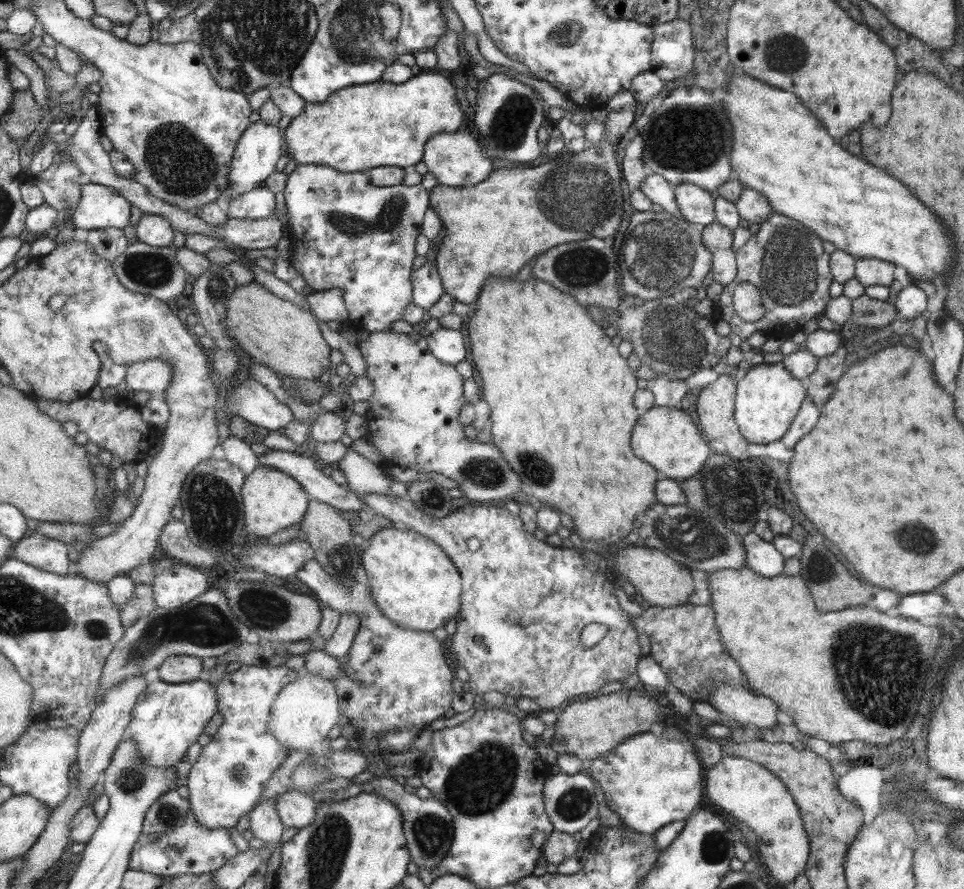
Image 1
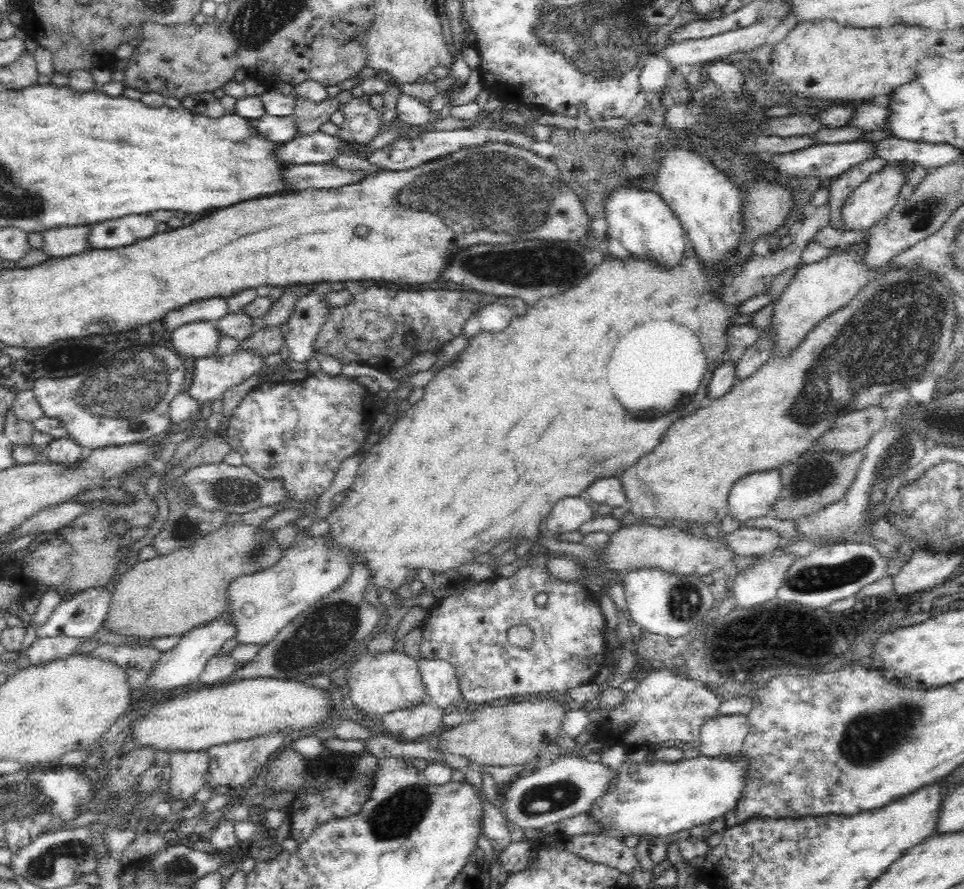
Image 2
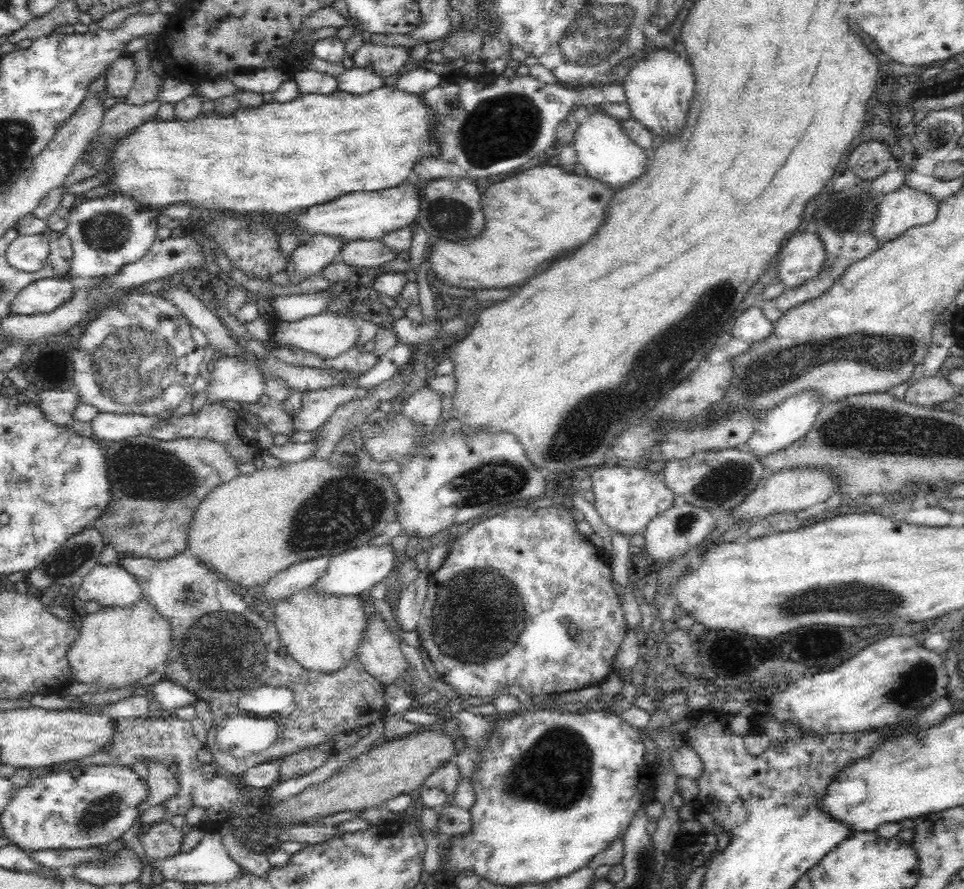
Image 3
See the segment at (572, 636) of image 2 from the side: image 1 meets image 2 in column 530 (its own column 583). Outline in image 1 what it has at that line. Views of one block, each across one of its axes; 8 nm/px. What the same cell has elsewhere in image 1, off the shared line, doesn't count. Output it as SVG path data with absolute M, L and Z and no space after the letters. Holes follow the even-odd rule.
M371 493L368 495L359 496L362 500L365 508L373 510L376 517L386 518L391 522L395 522L395 527L408 528L409 530L421 533L424 537L428 537L429 540L437 540L437 544L441 544L441 548L445 548L445 552L449 552L449 558L453 560L453 564L457 568L462 578L461 596L465 596L465 600L461 600L461 616L457 616L457 628L455 634L449 636L449 650L451 650L451 659L455 666L465 668L467 671L469 691L474 693L483 694L484 692L504 693L507 696L531 698L533 702L536 702L543 711L554 710L557 711L557 706L567 702L569 698L575 698L578 696L581 699L581 694L589 694L589 692L595 692L599 690L605 682L611 682L618 680L621 682L624 678L633 674L636 671L636 664L640 662L641 648L637 644L637 634L633 625L627 622L627 614L619 608L619 604L615 604L615 594L613 594L613 584L607 582L607 578L603 578L601 572L589 572L589 570L583 570L583 560L581 556L577 554L577 549L571 550L571 546L567 546L567 560L563 556L563 550L561 548L551 548L547 546L546 542L533 538L529 531L525 530L523 522L519 522L519 516L509 513L504 507L495 506L482 506L481 504L466 504L457 511L450 511L447 516L444 517L431 517L422 512L407 498L396 497L394 494L377 494ZM469 538L477 538L480 542L480 546L475 551L469 551L465 545L465 542ZM597 623L604 624L607 628L607 633L601 639L599 644L590 646L589 648L583 647L579 644L579 633L587 624Z

